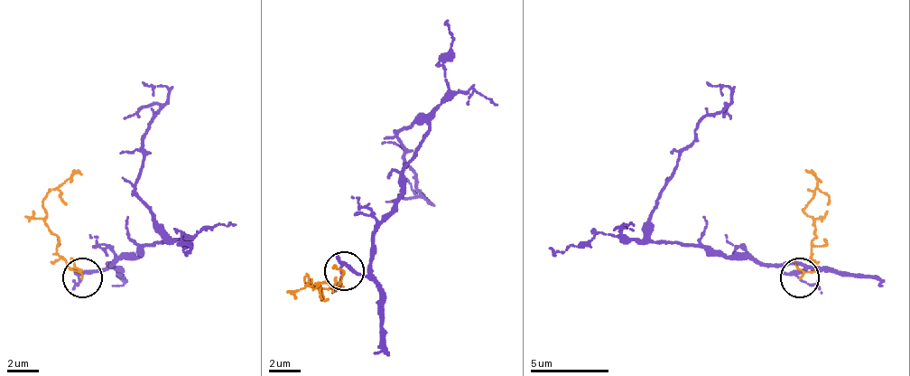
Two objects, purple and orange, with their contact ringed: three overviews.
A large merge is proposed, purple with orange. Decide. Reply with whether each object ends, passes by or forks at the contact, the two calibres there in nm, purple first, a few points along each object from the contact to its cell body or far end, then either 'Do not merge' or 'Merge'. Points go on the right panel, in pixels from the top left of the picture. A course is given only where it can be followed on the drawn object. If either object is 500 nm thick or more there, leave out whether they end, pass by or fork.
At the ring purple passes by. At the ring orange passes by. Thickness 170 nm (purple) against 110 nm. Course of purple: (798, 278), (798, 263), (656, 239), (652, 207), (696, 128), (723, 108), (708, 80). Course of orange: (798, 278), (814, 267), (810, 251), (810, 203), (818, 188), (814, 175). Do not merge

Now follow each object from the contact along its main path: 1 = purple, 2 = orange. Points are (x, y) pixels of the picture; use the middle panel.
1: (343, 269), (366, 269), (370, 230), (394, 202), (430, 127), (414, 123), (398, 136), (418, 194), (402, 179)
2: (343, 269), (335, 286), (303, 281), (320, 289), (343, 286)

